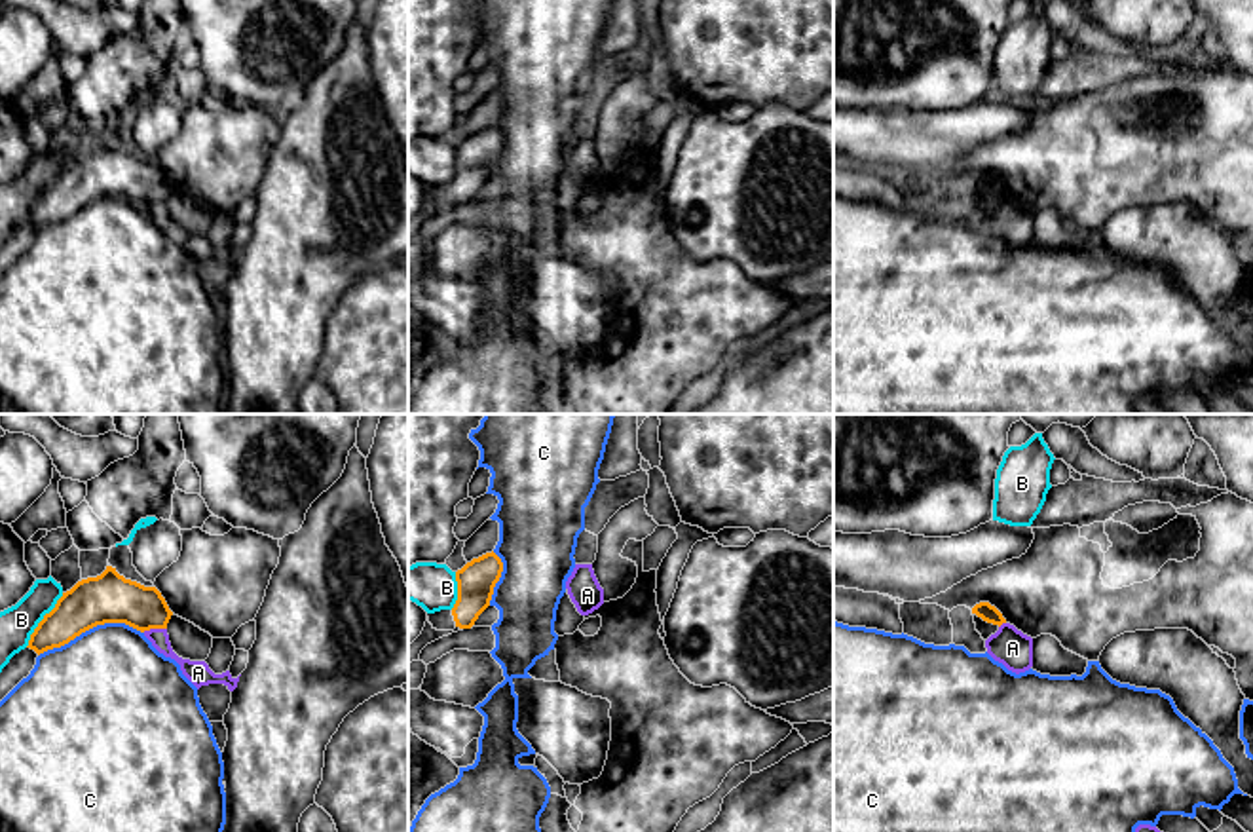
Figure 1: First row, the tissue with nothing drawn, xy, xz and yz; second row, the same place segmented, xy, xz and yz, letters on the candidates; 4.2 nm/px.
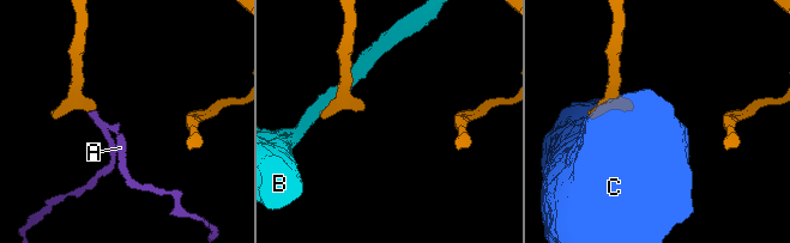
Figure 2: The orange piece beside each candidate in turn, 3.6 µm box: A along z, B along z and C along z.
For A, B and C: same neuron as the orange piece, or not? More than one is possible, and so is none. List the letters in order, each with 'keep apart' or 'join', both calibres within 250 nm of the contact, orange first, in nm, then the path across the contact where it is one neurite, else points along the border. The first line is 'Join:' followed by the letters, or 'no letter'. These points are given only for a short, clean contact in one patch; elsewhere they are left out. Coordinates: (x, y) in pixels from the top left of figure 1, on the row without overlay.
Join: no letter
A: keep apart; 200 nm thick on the orange side, 90 nm on the other; border along xy (166, 202), (143, 206)
B: keep apart; 200 nm thick on the orange side, 150 nm on the other
C: keep apart; 200 nm thick on the orange side, 480 nm on the other

